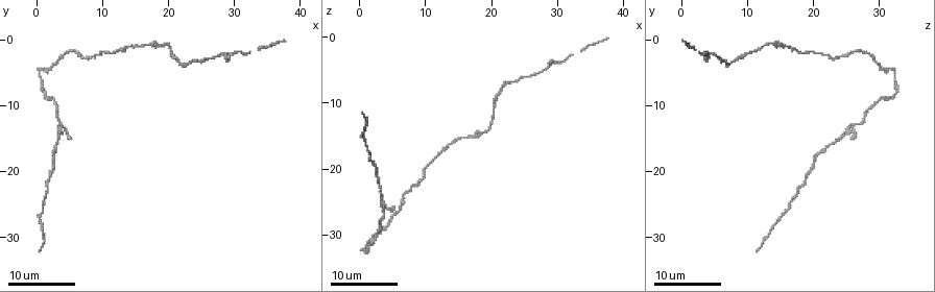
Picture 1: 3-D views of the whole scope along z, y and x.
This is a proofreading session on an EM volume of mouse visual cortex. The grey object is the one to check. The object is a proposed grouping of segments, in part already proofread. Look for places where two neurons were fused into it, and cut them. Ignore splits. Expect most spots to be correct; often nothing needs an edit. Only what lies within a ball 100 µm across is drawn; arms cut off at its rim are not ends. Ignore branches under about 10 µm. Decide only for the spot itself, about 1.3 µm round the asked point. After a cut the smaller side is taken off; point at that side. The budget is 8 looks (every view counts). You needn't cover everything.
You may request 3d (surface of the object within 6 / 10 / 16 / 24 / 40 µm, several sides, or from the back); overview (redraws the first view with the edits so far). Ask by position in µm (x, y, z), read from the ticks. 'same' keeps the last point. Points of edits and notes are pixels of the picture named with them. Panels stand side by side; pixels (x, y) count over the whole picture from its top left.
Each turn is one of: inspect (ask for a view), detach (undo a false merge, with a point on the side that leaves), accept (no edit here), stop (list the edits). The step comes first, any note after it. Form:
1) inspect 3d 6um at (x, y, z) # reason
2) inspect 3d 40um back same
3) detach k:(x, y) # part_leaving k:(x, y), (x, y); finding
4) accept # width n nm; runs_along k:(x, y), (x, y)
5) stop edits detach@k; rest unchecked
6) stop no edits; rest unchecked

inspect 3d 24um at (6.0, 2.0, 26.5)

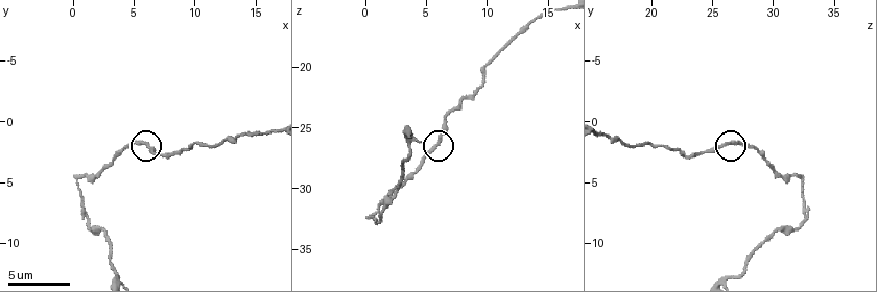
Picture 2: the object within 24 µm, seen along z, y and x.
inspect 3d 10um at (6.0, 1.6, 26.4)

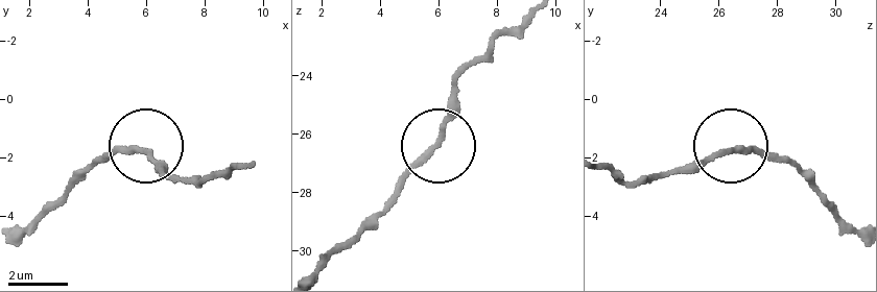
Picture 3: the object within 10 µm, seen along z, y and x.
accept # width 190 nm; all the same neuron

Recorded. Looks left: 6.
inspect 3d 10um at (0.8, 4.4, 31.8) # thick turns thin

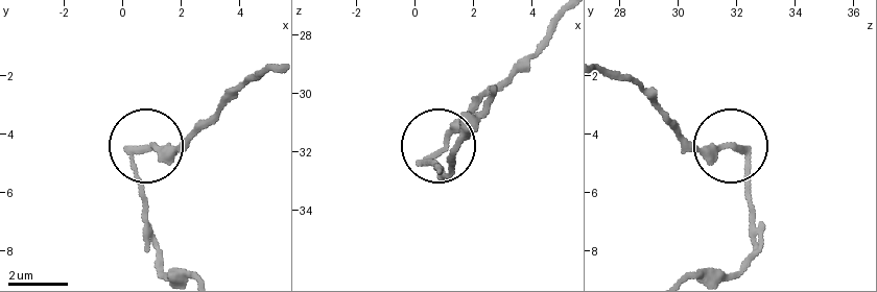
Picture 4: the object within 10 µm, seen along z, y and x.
inspect 3d 10um back at (0.9, 4.4, 32.0)

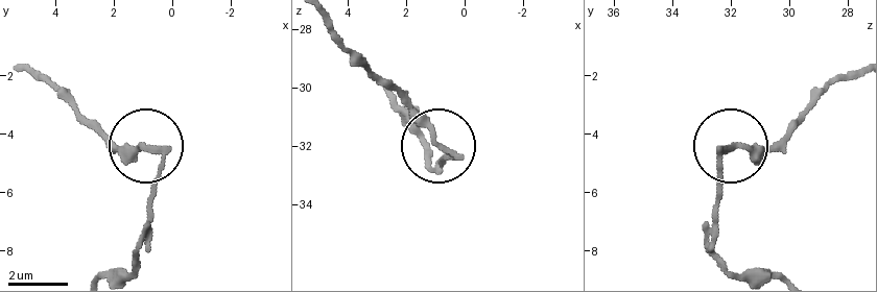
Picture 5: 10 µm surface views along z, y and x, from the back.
detach 5:(156, 195) # a second neuron is stuck on

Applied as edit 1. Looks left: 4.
inspect 3d 24um at (21.5, 3.0, 8.5) # narrows sharply

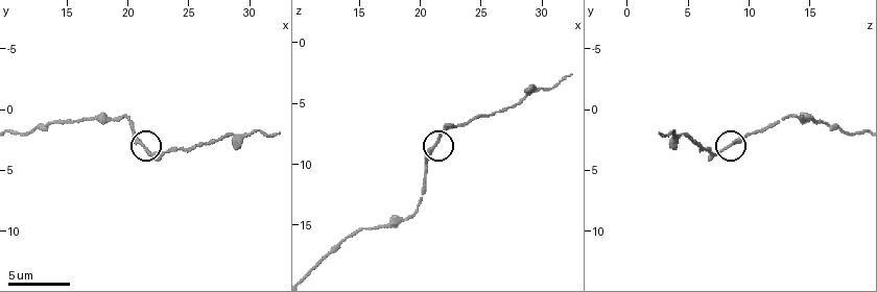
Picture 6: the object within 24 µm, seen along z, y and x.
inspect 3d 10um at (21.4, 3.0, 8.2) # closer look

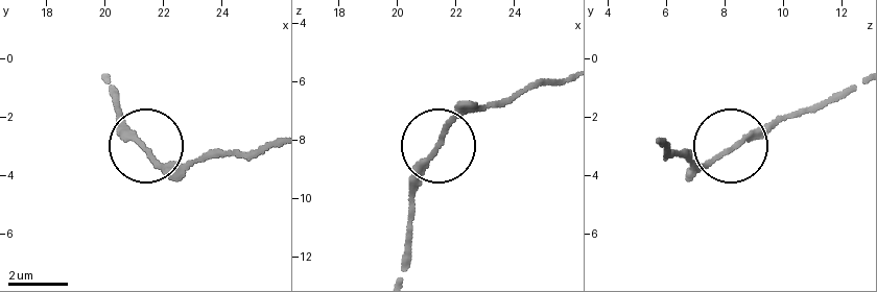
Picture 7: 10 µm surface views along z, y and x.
accept # width 170 nm; runs_along 7:(400, 269), (418, 171), (445, 135), (479, 106); all the same neuron

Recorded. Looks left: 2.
inspect 3d 16um at (19.2, 0.8, 14.2) # sudden change in width

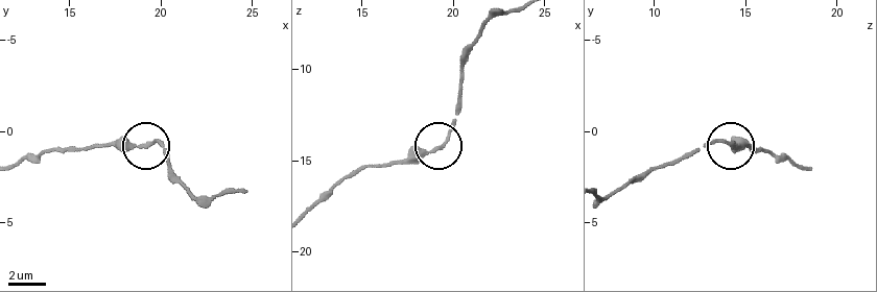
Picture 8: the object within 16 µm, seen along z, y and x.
inspect 3d 6um at (19.0, 0.7, 14.3)

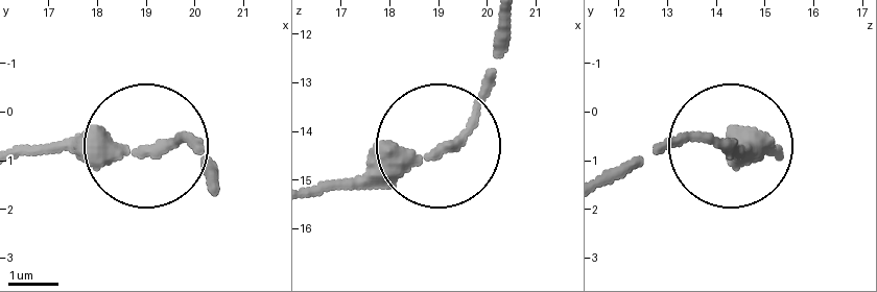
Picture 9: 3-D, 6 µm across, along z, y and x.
accept # runs_along 9:(24, 153), (183, 137), (208, 157); continuous, no second neuron

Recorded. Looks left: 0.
stop edits detach@5; rest unchecked

